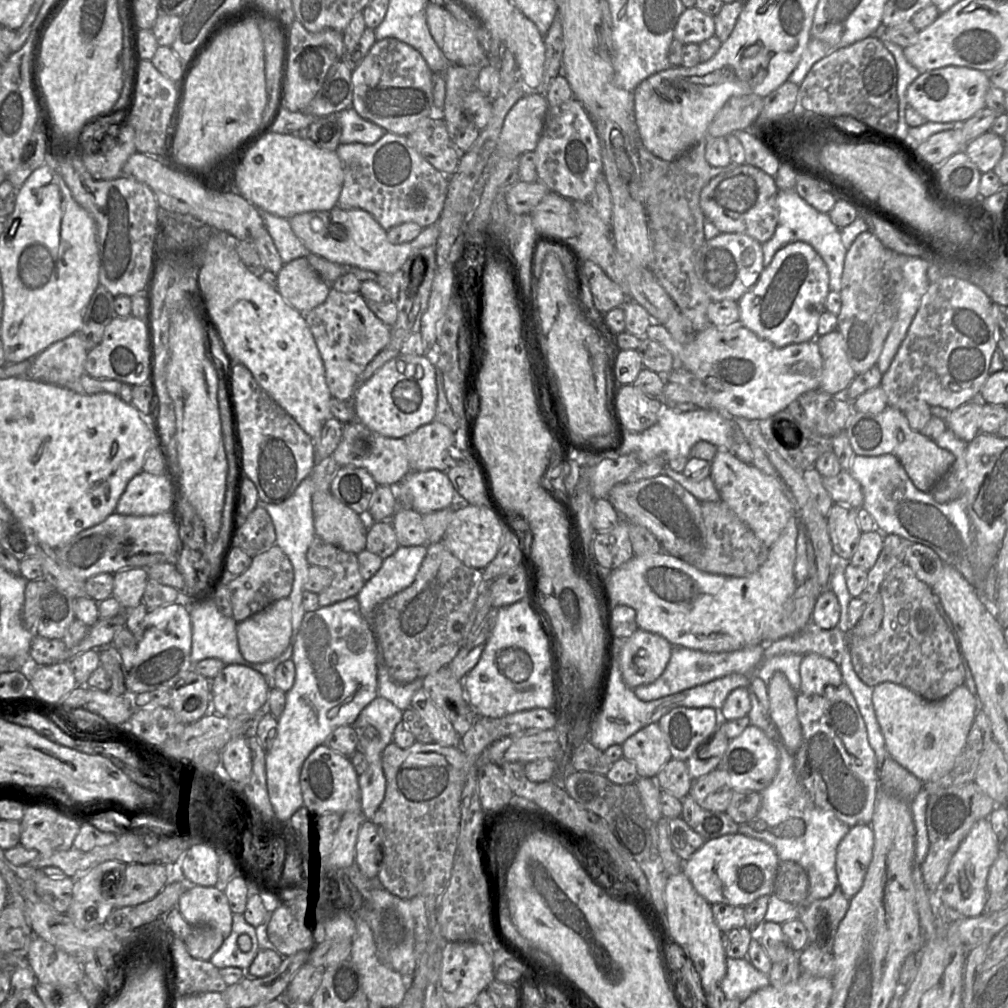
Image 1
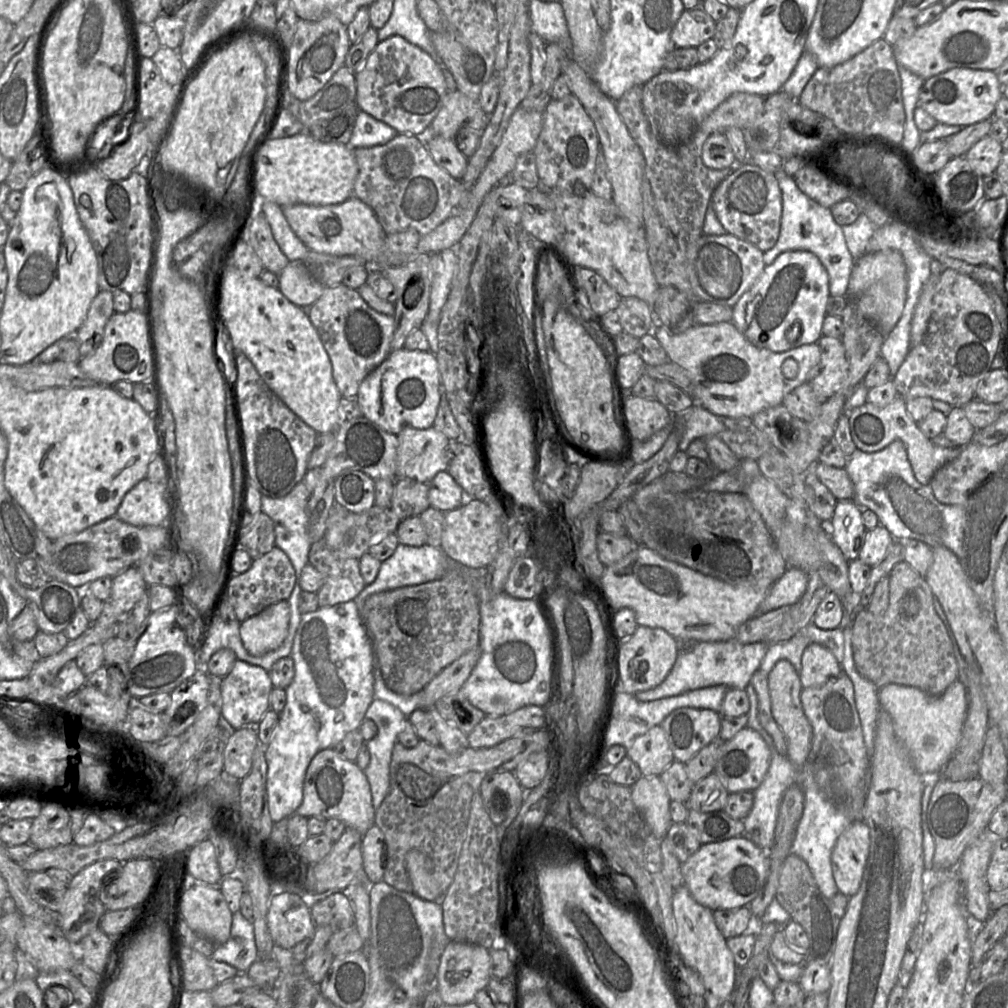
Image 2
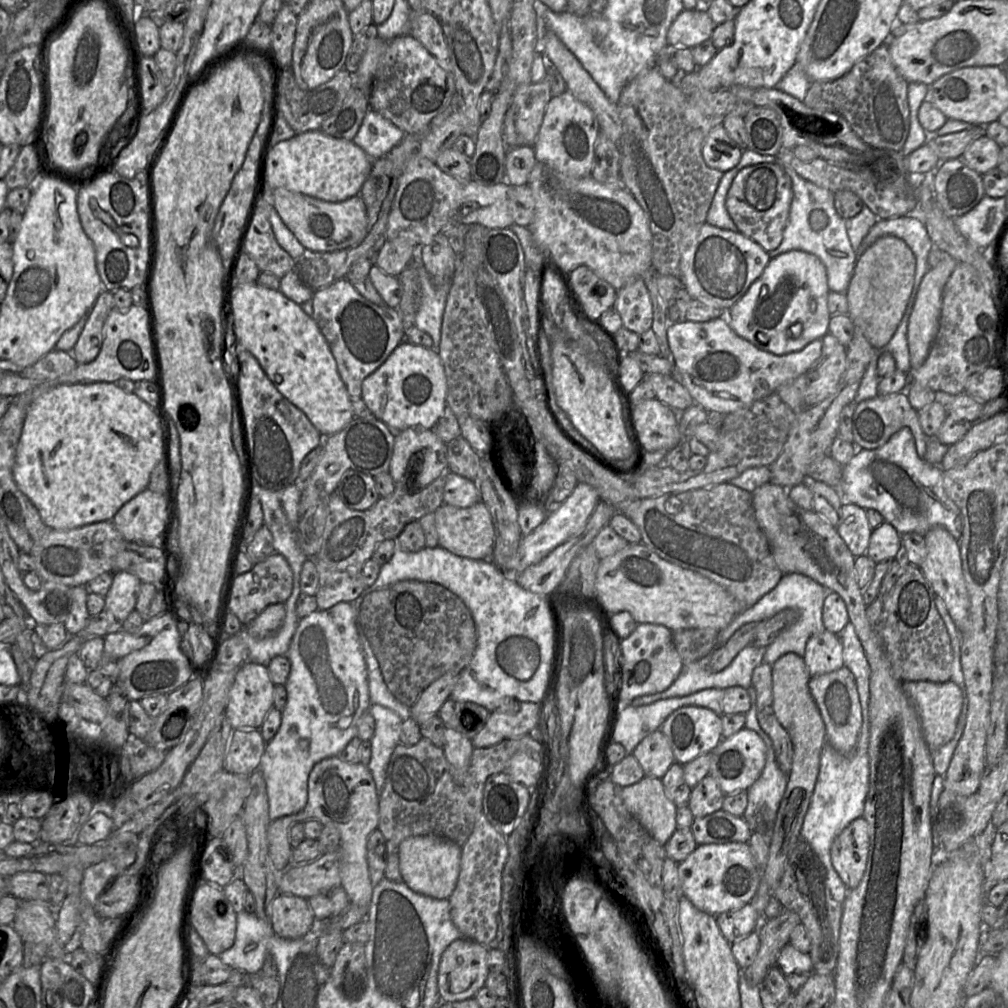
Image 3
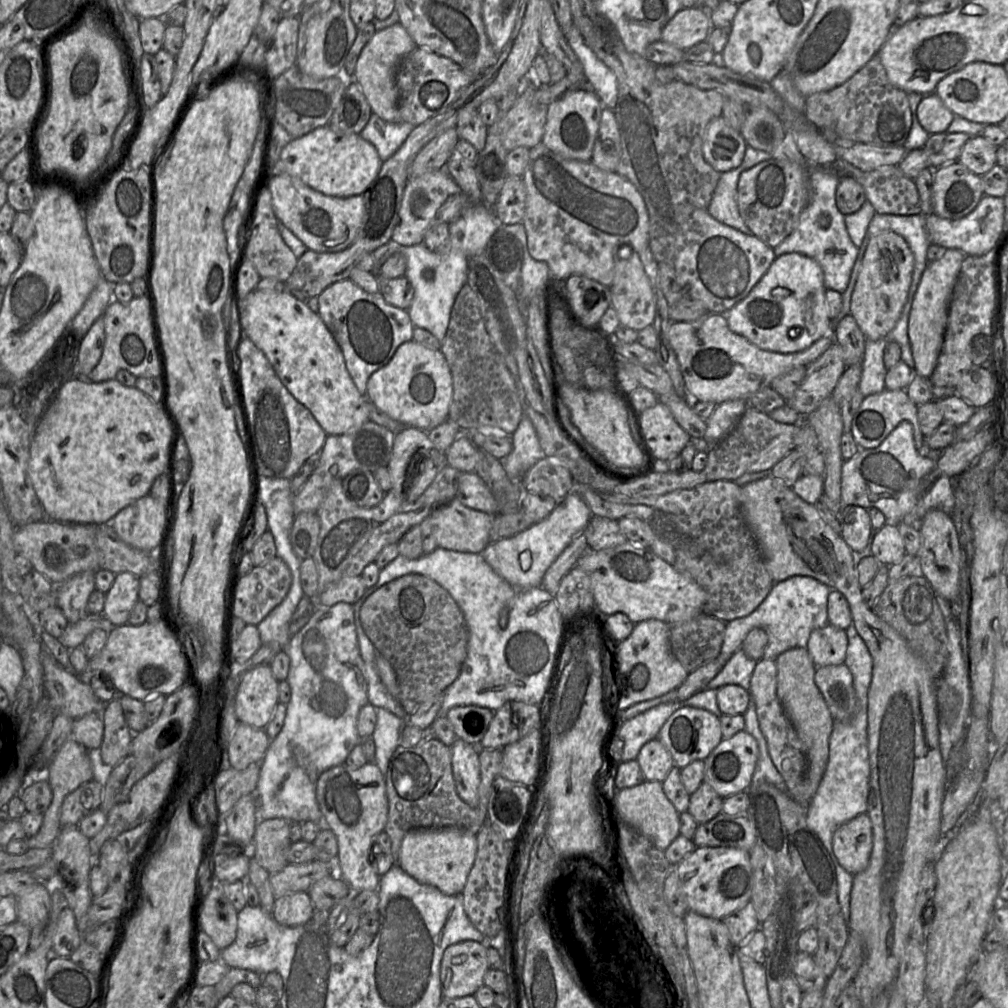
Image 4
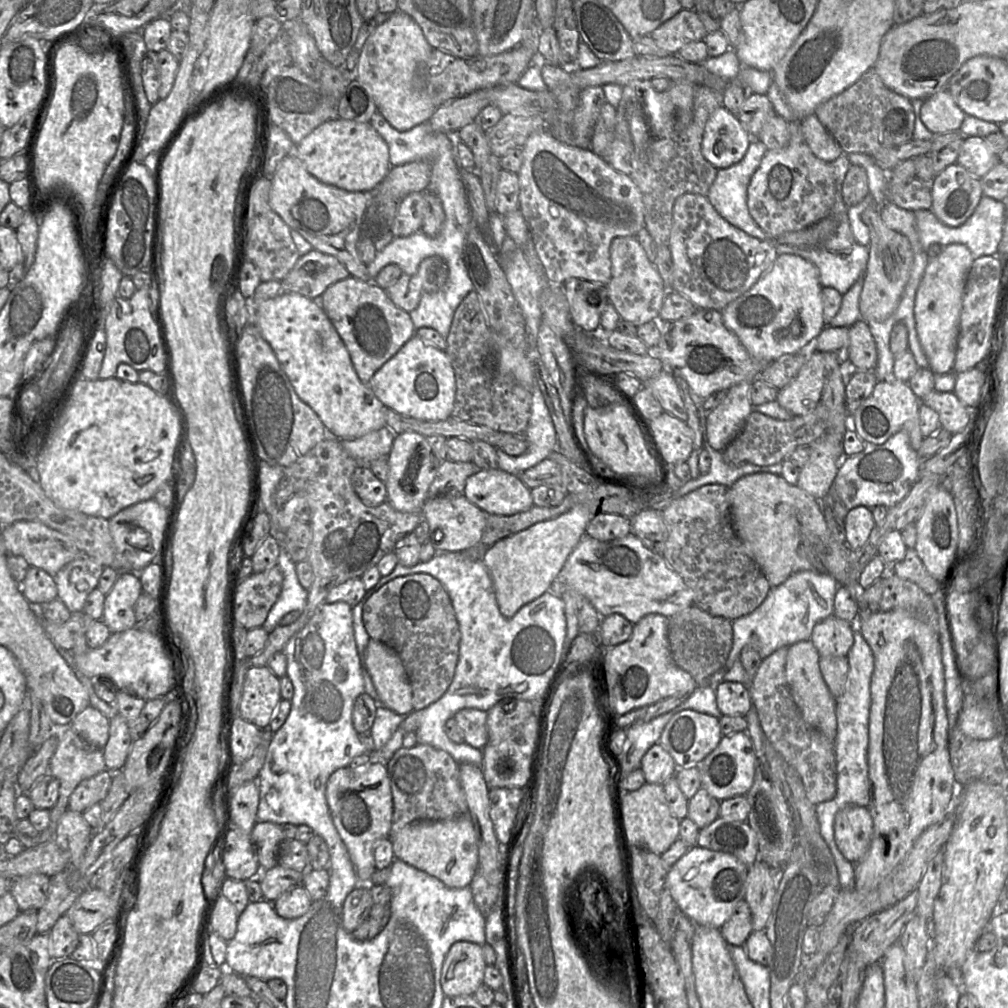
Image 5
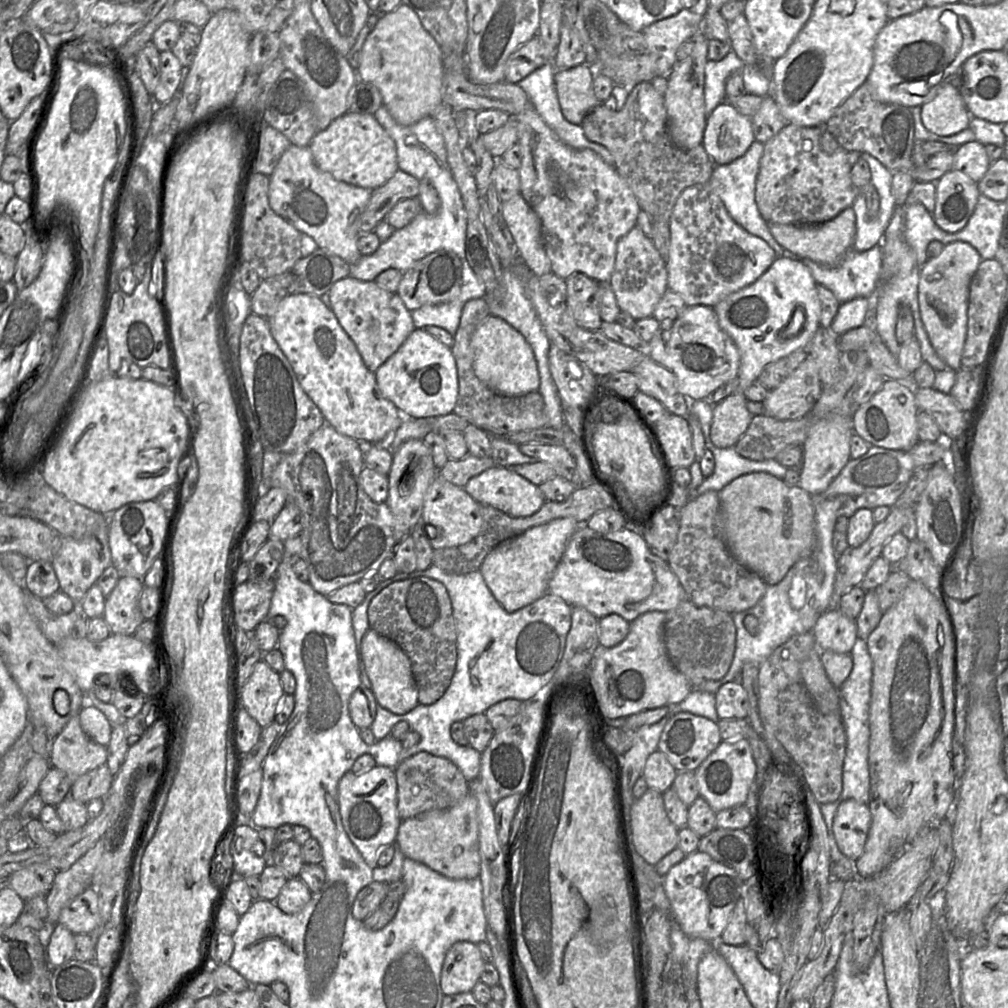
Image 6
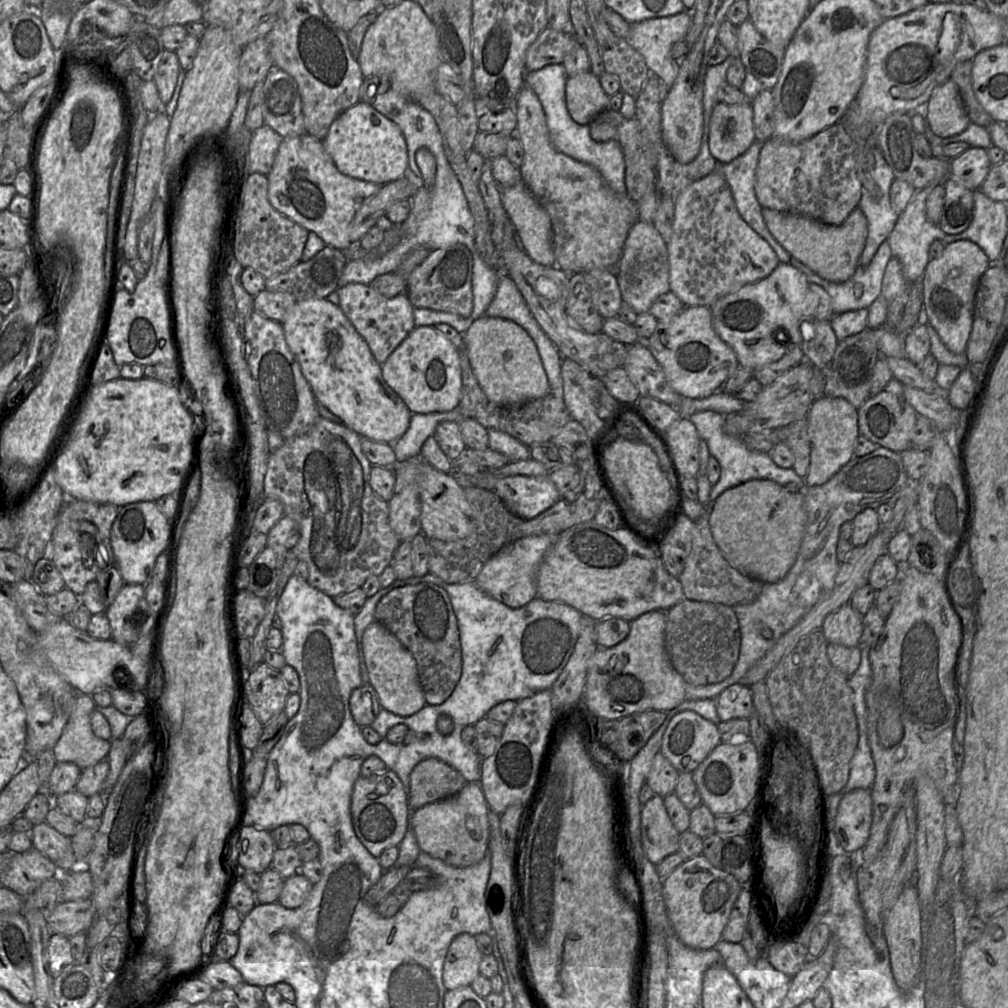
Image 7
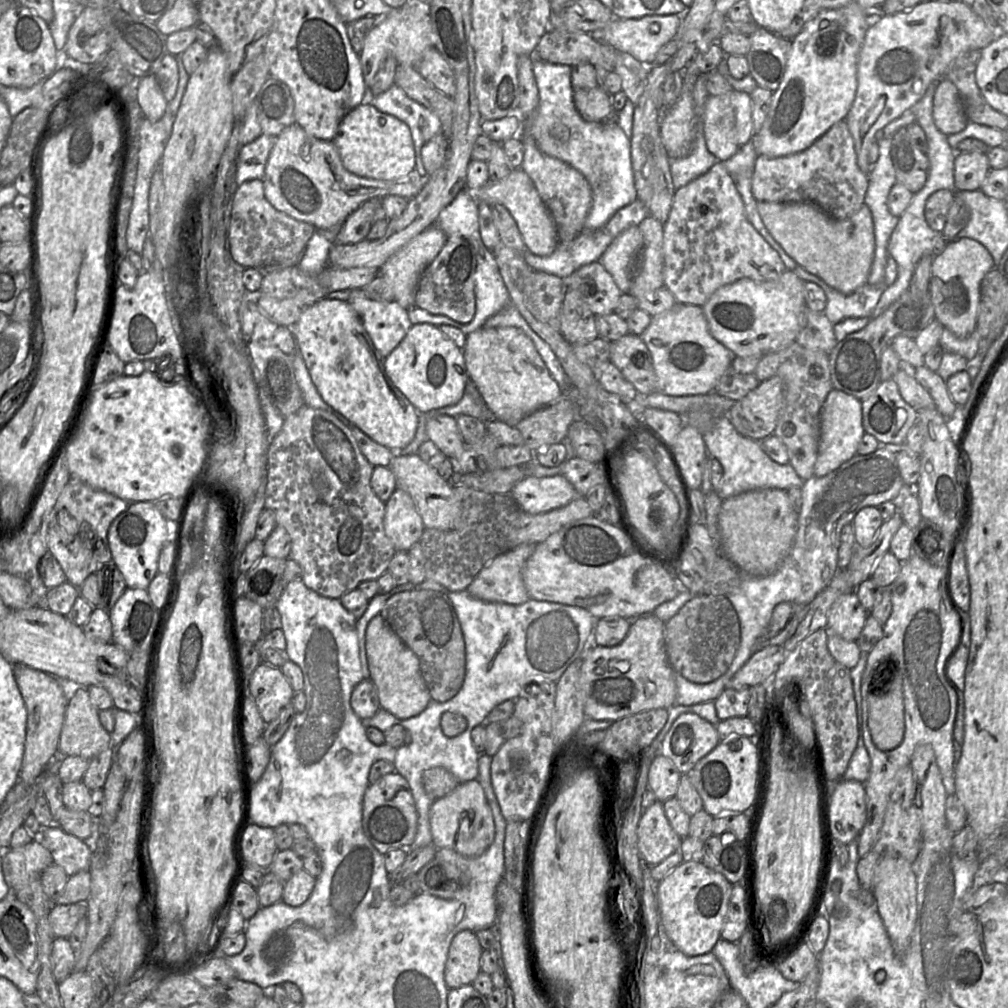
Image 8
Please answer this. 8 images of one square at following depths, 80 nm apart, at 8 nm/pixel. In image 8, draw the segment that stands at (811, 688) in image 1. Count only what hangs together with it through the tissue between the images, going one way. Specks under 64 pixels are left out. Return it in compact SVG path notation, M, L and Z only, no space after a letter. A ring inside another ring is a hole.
M855 591L840 596L832 605L827 620L830 634L847 641L857 641L869 612L860 603Z

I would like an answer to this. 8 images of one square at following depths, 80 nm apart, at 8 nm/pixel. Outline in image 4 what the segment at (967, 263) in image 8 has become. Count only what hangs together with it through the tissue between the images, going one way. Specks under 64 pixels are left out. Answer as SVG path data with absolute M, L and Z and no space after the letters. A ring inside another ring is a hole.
M947 248L940 259L928 263L916 290L908 320L908 336L914 373L922 377L929 378L936 367L944 342L949 303L965 256L959 249Z

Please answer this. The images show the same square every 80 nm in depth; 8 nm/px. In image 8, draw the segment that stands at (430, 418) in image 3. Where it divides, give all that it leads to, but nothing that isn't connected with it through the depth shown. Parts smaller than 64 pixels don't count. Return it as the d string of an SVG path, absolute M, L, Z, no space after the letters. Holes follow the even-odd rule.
M429 323L412 325L398 346L384 358L384 368L418 413L458 403L467 382L463 351L437 326Z

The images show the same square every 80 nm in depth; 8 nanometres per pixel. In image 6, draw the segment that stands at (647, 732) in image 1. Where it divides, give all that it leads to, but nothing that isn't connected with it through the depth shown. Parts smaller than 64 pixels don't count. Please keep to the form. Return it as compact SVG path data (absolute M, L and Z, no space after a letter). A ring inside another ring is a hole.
M657 749L647 758L642 776L649 788L664 793L672 787L677 773L667 756Z

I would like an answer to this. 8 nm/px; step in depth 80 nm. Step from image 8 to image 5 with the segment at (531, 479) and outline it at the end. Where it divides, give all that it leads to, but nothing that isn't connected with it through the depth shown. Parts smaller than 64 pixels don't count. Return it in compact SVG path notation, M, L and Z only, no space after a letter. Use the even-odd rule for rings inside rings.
M501 469L480 470L468 477L463 495L490 515L510 516L534 506L531 489L518 475Z

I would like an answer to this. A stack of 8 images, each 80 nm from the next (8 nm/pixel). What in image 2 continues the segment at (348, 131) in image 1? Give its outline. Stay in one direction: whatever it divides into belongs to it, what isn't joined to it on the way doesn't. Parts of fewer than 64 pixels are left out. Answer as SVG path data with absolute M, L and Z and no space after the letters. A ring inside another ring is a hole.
M360 110L347 146L355 149L383 145L398 134L399 133L388 124Z

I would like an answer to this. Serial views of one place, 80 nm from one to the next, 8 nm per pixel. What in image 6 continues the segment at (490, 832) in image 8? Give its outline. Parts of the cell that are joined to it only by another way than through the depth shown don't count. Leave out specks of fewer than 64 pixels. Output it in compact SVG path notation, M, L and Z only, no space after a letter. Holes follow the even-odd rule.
M474 795L467 796L457 805L422 812L401 822L395 840L405 858L425 864L450 879L473 879L480 873L478 802Z

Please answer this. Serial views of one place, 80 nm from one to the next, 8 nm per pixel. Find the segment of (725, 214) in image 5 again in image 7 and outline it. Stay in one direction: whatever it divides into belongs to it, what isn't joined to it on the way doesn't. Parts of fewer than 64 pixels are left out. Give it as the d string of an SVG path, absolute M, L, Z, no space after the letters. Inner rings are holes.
M754 142L742 155L725 165L719 165L731 189L742 219L775 251L780 263L790 263L791 255L769 232L755 193L756 170L762 142Z

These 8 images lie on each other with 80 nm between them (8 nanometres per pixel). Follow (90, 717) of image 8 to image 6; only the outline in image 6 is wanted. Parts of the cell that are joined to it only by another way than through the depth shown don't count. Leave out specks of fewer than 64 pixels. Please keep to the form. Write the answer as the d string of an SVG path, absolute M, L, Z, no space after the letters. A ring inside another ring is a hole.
M79 713L55 737L50 766L64 771L72 784L81 775L106 764L107 748L92 741L82 730Z

